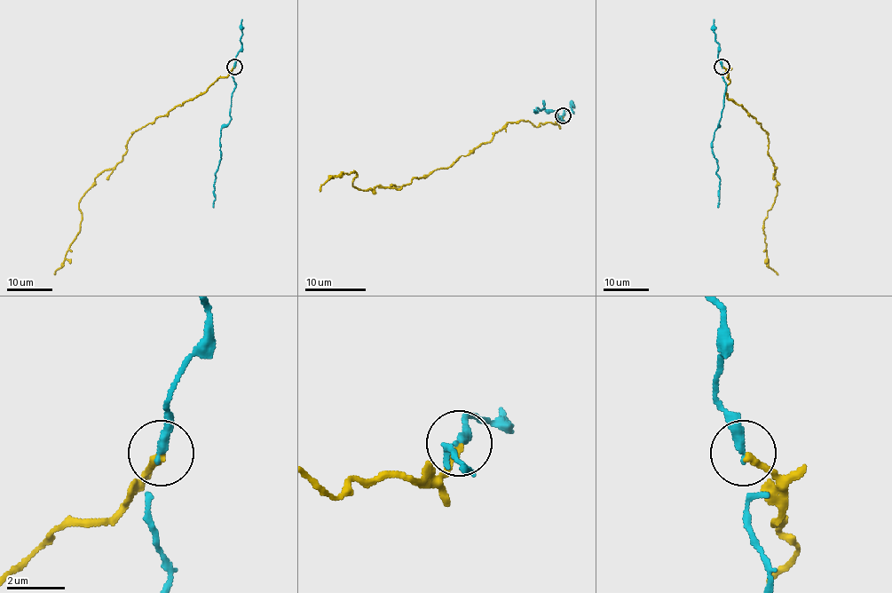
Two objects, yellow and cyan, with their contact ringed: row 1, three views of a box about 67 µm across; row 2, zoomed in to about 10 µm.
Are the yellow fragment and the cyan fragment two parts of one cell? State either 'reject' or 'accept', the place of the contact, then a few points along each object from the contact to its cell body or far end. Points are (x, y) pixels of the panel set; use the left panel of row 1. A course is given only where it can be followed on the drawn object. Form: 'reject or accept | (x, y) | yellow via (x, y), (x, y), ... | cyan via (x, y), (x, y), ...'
reject | (234, 67) | yellow via (234, 67), (226, 76), (132, 134), (122, 160), (104, 169), (82, 197), (80, 232), (55, 275) | cyan via (234, 67), (235, 89), (231, 98), (231, 120), (220, 130), (214, 207)

